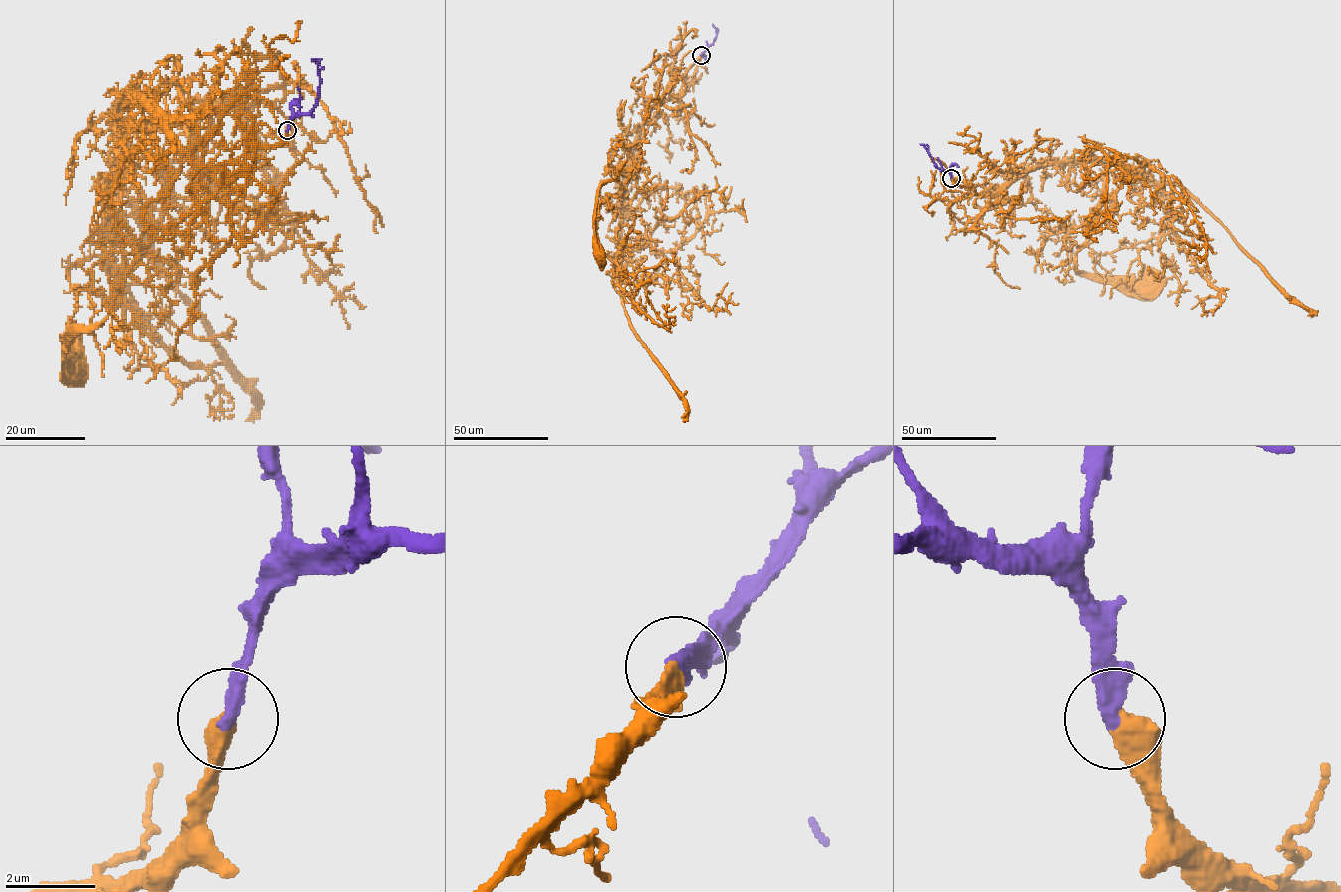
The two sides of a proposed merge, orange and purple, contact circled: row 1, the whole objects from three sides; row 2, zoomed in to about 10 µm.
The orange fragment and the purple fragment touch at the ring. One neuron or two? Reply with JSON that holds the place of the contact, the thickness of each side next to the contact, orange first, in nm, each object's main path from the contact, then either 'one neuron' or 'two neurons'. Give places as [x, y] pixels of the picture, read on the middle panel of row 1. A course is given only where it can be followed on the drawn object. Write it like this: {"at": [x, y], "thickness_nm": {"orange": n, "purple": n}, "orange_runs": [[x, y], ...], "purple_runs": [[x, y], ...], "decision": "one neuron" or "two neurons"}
{"at": [701, 55], "thickness_nm": {"orange": 550, "purple": 400}, "orange_runs": [[701, 55], [669, 84], [637, 131], [619, 209], [624, 188], [617, 181], [598, 189], [594, 222], [601, 254]], "purple_runs": [[701, 55], [715, 40], [713, 24]], "decision": "one neuron"}

